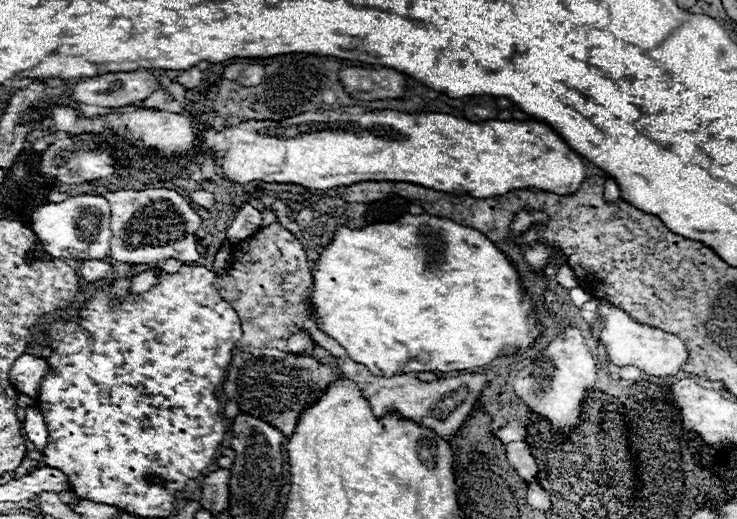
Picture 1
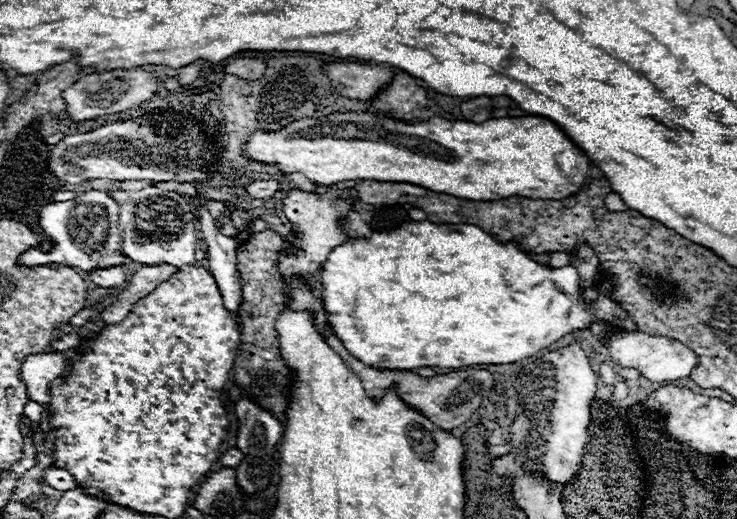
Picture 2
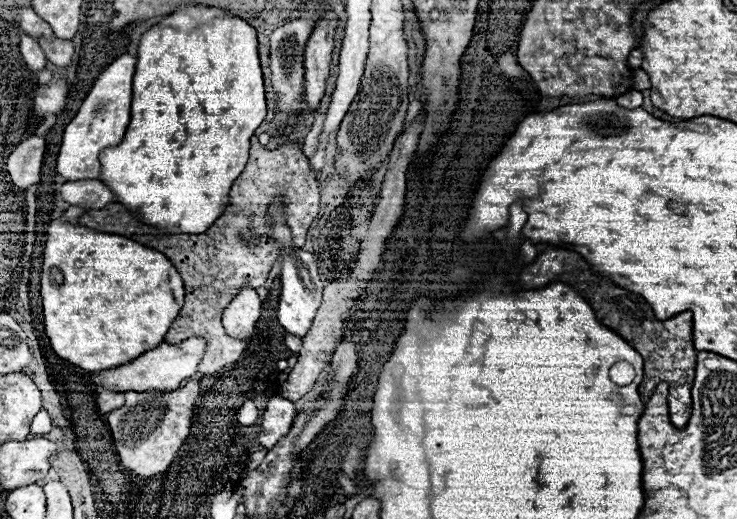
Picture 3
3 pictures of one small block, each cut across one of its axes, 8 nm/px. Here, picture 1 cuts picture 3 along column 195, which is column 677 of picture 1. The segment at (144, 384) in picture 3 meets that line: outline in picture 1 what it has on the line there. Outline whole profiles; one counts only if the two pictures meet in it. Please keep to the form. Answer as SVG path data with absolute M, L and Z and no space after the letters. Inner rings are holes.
M602 302L602 306L600 306L600 318L592 328L592 336L606 344L606 352L608 352L608 358L612 364L636 366L642 372L646 372L650 376L658 376L658 378L676 376L690 358L686 344L678 336L662 332L658 328L642 326L642 324L634 322L626 312L622 312L620 308L616 308L608 302Z

